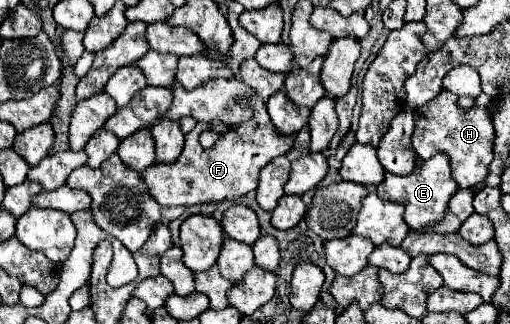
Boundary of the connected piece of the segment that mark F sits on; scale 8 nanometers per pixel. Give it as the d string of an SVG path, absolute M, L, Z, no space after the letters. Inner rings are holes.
M257 93L239 97L237 101L241 105L251 107L253 117L249 121L227 125L225 131L217 131L219 139L209 149L203 149L199 145L199 135L203 131L215 131L215 129L211 123L197 123L195 129L187 133L185 149L175 163L169 163L169 165L153 163L151 167L147 167L147 171L139 173L139 177L143 177L147 185L147 191L151 193L151 197L155 197L159 205L175 207L175 205L199 205L199 203L225 203L225 201L239 199L249 191L257 189L259 171L271 159L291 149L295 135L281 137L281 133L275 133L275 127L271 125L265 103Z

